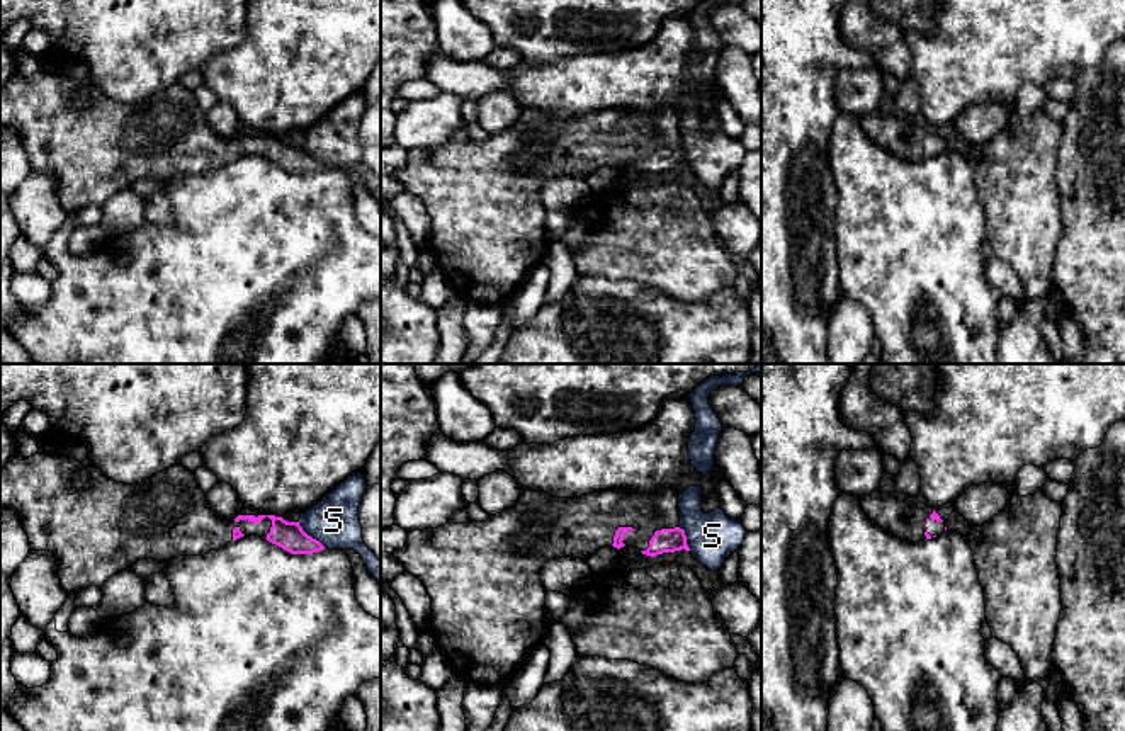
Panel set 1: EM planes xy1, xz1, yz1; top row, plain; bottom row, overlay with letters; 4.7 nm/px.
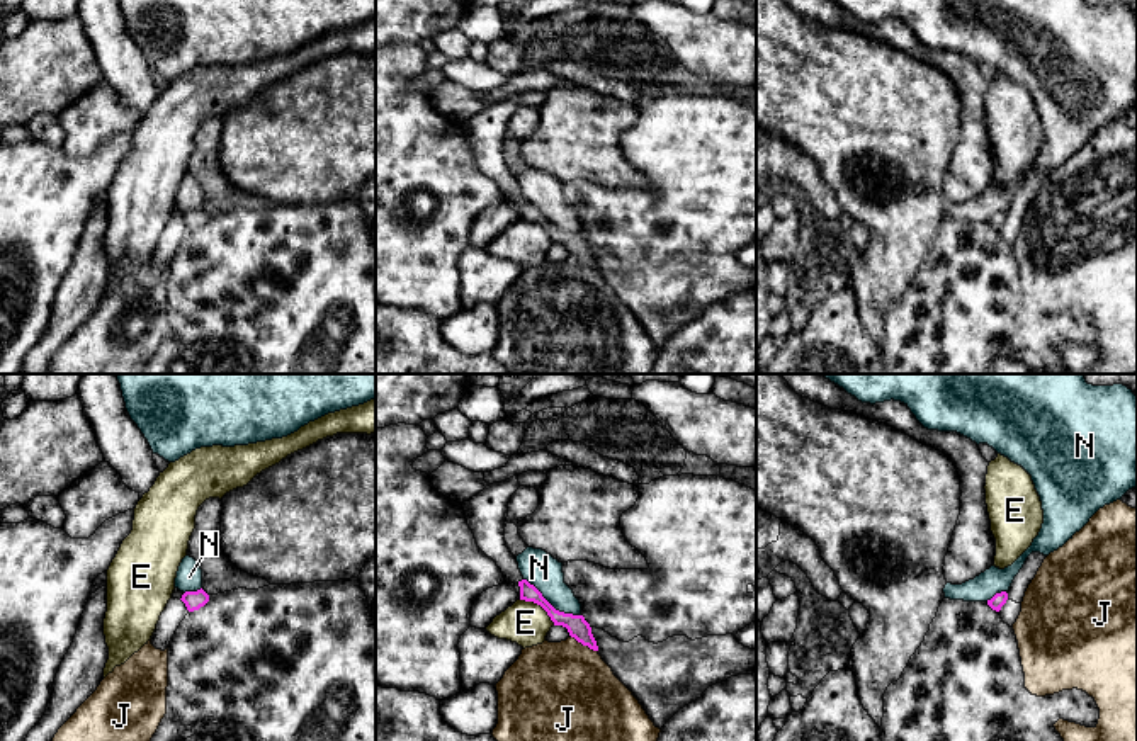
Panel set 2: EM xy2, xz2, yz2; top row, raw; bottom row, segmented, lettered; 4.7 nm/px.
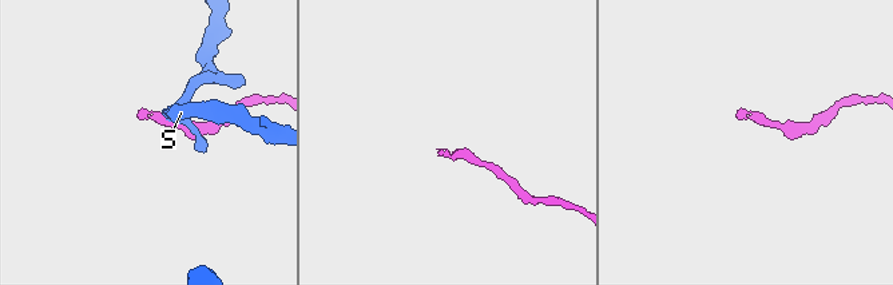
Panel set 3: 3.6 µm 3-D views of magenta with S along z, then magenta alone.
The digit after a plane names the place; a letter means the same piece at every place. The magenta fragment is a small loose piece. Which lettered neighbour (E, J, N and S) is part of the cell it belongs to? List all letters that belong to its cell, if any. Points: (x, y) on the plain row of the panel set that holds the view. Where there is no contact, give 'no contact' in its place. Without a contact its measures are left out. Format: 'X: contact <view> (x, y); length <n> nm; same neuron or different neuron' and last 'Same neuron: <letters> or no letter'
E: contact xz2 (539, 223); length 200 nm; different neuron
J: contact xz2 (585, 264); length 150 nm; different neuron
N: contact xz2 (551, 225); length 320 nm; different neuron
S: contact xy1 (310, 155); length 180 nm; different neuron
Same neuron: no letter

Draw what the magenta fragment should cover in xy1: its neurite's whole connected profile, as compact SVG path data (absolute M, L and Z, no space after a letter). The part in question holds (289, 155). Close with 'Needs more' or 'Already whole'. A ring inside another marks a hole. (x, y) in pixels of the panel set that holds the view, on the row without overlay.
M41 71L32 76L12 75L0 88L0 129L14 129L29 156L32 170L49 170L56 177L59 204L68 211L88 206L102 206L112 194L129 189L136 180L156 178L172 180L178 175L204 175L243 155L260 155L291 173L313 173L325 165L308 155L299 141L287 141L275 134L238 134L233 141L223 139L207 122L206 112L199 107L192 90L182 83L170 85L151 97L126 104L105 95L93 80L87 92L90 100L85 107L73 107L73 94L83 83L71 75Z. Needs more

